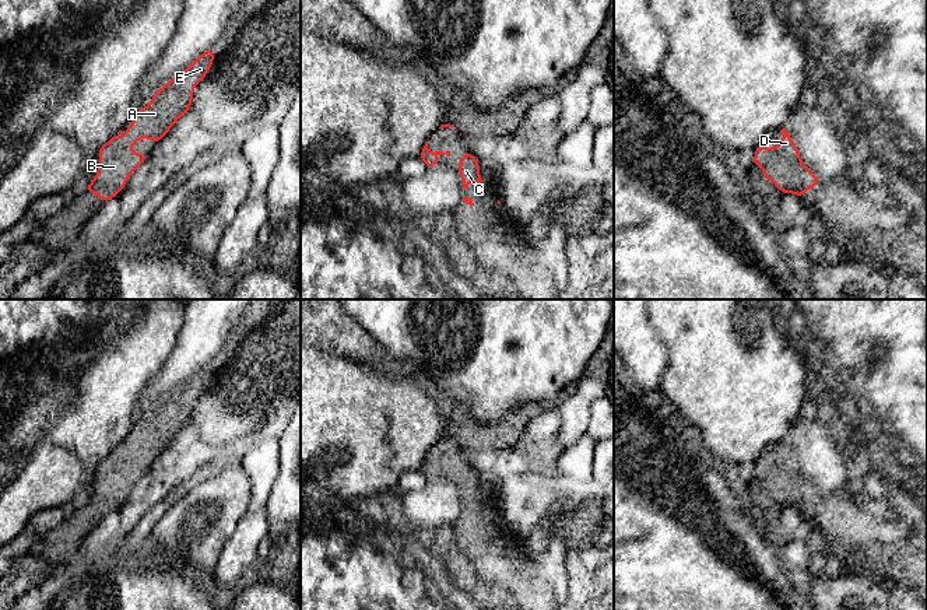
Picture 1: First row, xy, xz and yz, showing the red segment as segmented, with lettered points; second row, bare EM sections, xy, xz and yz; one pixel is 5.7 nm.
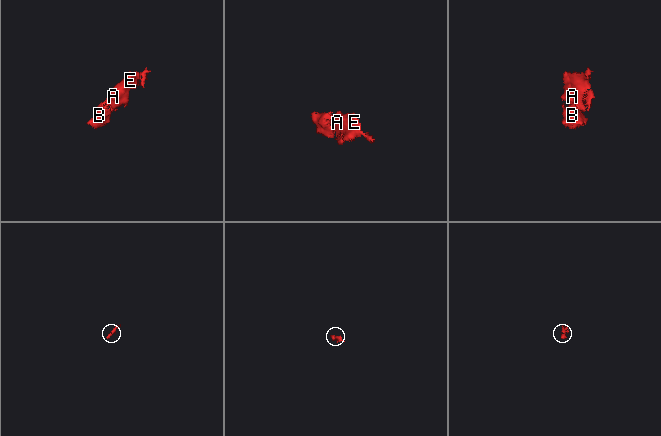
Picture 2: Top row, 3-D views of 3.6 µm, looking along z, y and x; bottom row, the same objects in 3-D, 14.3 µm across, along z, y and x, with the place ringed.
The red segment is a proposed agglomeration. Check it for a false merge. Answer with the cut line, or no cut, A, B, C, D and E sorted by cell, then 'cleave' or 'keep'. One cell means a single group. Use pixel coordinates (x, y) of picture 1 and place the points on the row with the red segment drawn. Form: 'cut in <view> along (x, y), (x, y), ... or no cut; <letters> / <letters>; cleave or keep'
no cut; A B C D E; keep

